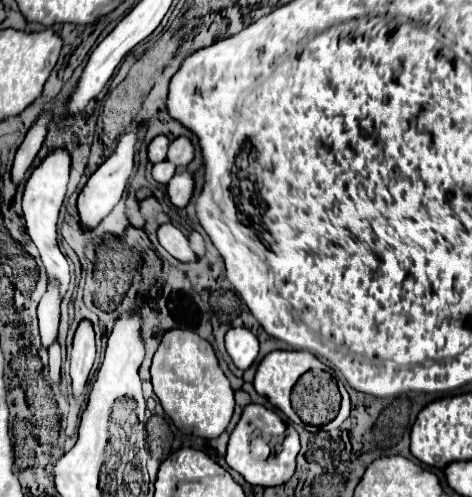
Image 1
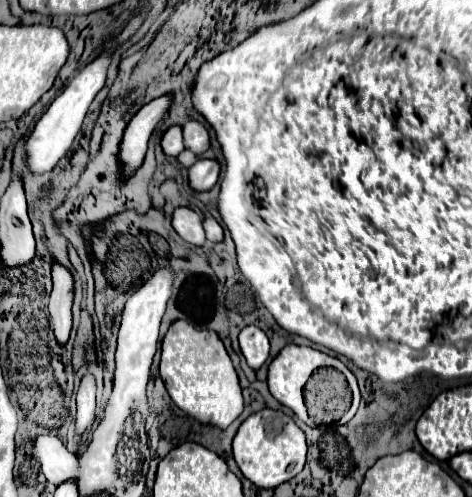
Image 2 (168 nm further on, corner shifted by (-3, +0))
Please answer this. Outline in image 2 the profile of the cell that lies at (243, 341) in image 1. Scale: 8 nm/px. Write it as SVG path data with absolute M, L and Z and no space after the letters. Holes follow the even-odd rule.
M245 326L239 332L239 346L253 370L259 370L269 358L269 338L257 326Z

